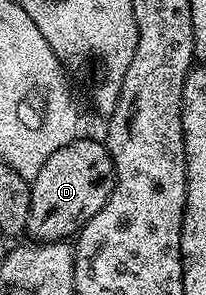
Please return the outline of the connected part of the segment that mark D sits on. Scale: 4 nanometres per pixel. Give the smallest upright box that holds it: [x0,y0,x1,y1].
[26,135,115,242]

